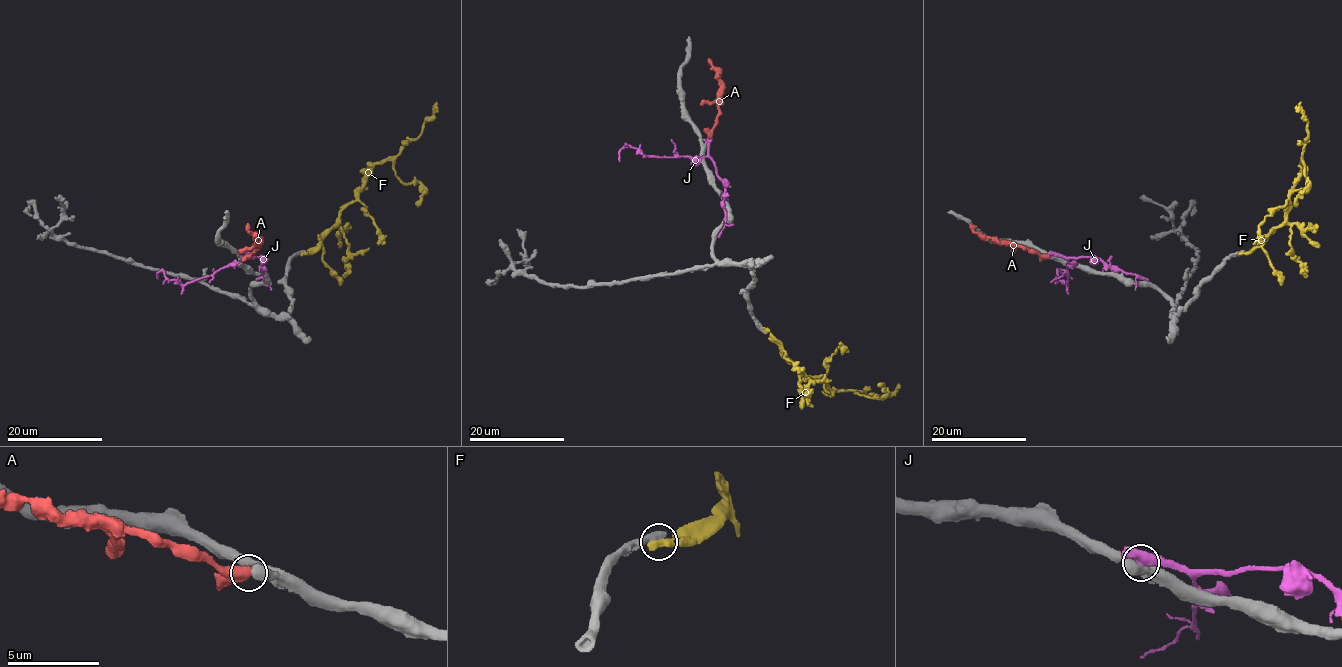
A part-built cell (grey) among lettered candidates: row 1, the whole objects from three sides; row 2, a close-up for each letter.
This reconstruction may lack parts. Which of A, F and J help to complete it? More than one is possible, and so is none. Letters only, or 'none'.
A

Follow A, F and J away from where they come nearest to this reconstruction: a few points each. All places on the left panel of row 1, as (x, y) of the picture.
A: (248, 257), (258, 243), (248, 230), (248, 223)
F: (303, 253), (340, 221), (340, 212), (356, 199), (376, 163), (392, 160), (420, 135), (437, 102)
J: (245, 255), (238, 263), (228, 264), (213, 275), (184, 284), (169, 279), (159, 271), (158, 278)

